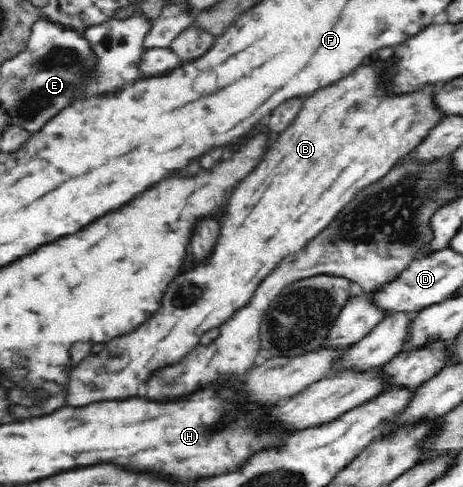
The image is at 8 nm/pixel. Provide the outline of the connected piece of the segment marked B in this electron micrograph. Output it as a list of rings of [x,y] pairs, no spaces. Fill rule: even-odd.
[[[376,64],[357,68],[350,76],[318,90],[312,98],[304,100],[297,118],[268,146],[262,162],[258,162],[258,166],[254,166],[254,170],[246,174],[246,178],[242,178],[232,190],[220,218],[218,242],[214,242],[208,258],[178,274],[168,284],[158,310],[132,334],[124,335],[120,340],[114,338],[114,342],[106,344],[106,352],[102,350],[100,354],[82,360],[70,372],[68,386],[63,390],[65,402],[70,406],[86,406],[95,402],[138,397],[141,386],[146,385],[154,373],[178,365],[187,358],[186,354],[196,349],[200,336],[212,328],[219,328],[239,310],[246,308],[258,286],[282,261],[304,249],[312,238],[317,237],[338,217],[357,192],[388,174],[394,162],[416,148],[428,131],[443,119],[432,102],[436,87],[401,96],[378,92],[378,68],[374,66]]]

